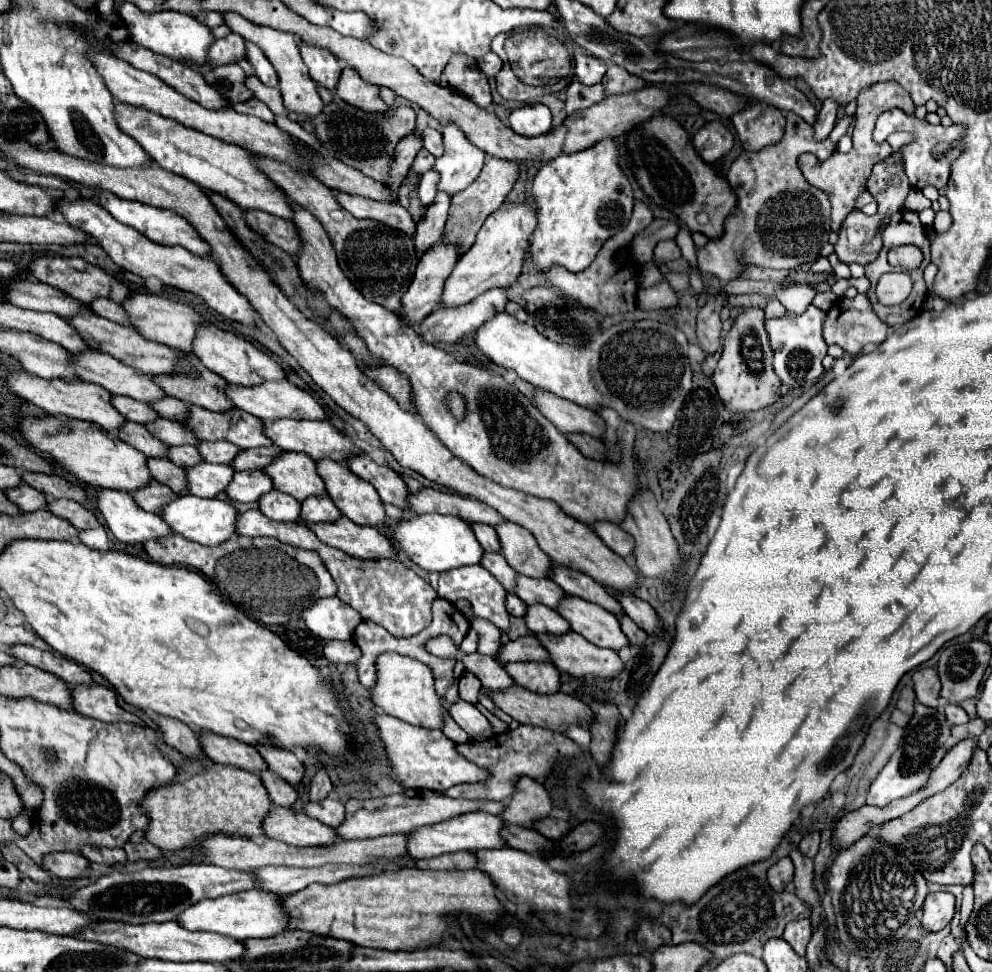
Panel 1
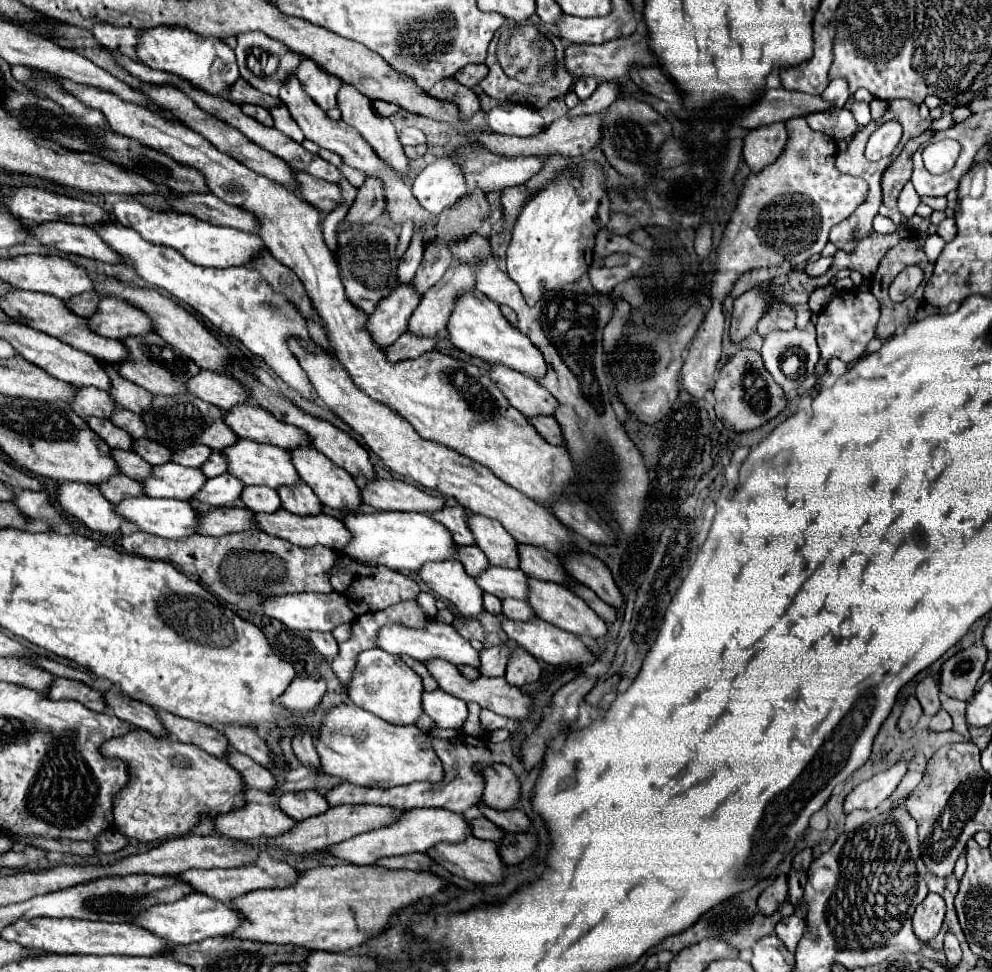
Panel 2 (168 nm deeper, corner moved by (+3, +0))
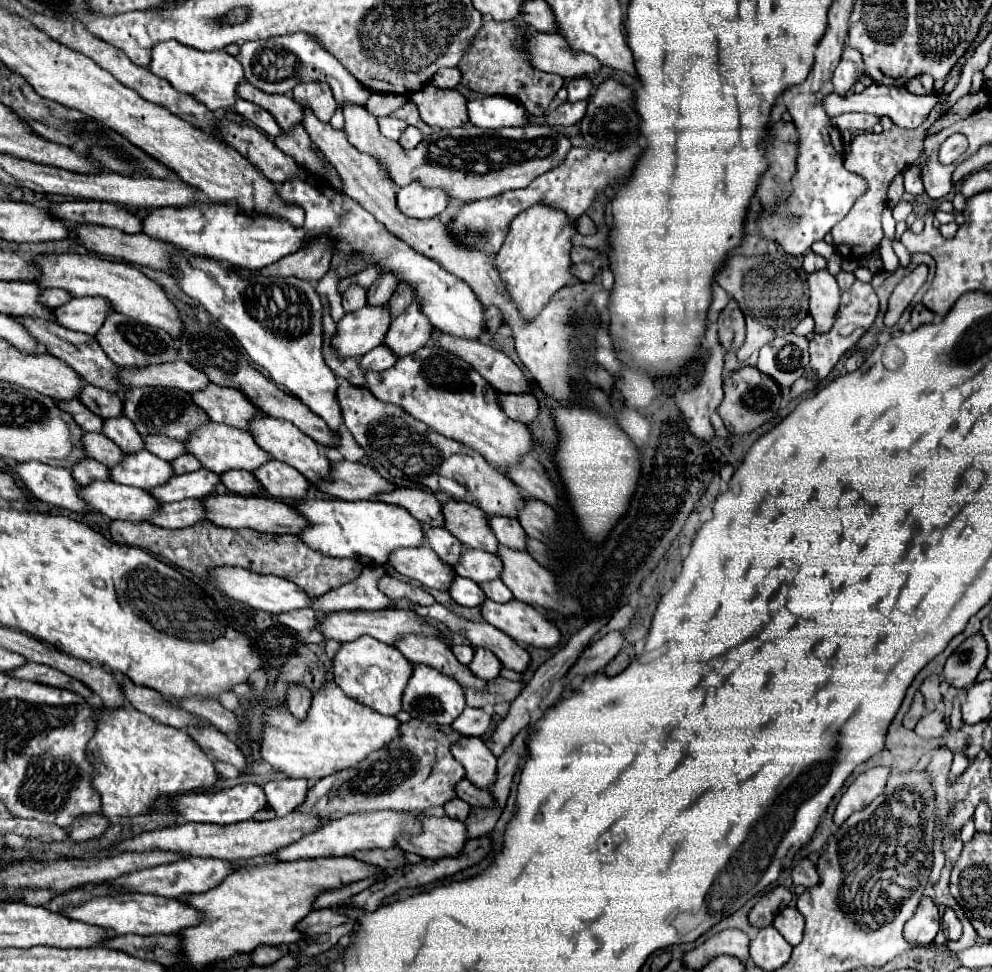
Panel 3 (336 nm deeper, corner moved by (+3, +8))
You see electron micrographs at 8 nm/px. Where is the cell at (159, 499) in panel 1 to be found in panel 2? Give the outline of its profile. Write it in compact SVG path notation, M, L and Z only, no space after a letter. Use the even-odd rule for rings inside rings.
M112 475L112 479L104 481L98 485L100 493L110 501L110 503L120 503L126 497L136 497L144 495L142 485L138 481L128 479L126 475Z

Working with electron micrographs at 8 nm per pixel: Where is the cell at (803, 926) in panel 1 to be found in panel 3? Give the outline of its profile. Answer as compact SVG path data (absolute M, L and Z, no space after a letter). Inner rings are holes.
M784 907L774 923L772 923L778 933L790 943L790 945L798 945L802 941L802 931L804 931L804 917L796 907Z

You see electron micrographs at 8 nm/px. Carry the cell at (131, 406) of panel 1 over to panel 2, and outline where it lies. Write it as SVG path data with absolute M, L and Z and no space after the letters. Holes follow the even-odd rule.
M76 387L76 399L72 399L70 407L76 415L84 419L90 415L108 419L116 409L116 403L106 391L100 391L96 387Z

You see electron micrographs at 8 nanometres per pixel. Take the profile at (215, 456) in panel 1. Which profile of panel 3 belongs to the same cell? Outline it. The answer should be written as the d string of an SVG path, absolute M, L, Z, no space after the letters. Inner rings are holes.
M148 435L148 437L144 437L144 441L146 441L146 449L150 453L154 453L160 459L166 459L166 461L172 461L172 459L188 453L188 449L184 447L182 441L170 439L166 435Z

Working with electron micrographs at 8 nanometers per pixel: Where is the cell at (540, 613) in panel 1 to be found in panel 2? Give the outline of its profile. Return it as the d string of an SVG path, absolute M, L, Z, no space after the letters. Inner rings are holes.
M504 599L502 601L504 605L504 617L508 619L518 619L518 621L530 621L534 619L536 615L530 611L530 605L526 601L520 601L520 599Z

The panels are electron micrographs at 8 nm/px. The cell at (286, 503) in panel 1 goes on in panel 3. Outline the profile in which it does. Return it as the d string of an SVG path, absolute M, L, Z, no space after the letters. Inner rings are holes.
M226 471L222 475L222 483L238 495L246 495L246 497L262 497L266 495L266 489L262 487L262 483L248 471Z

